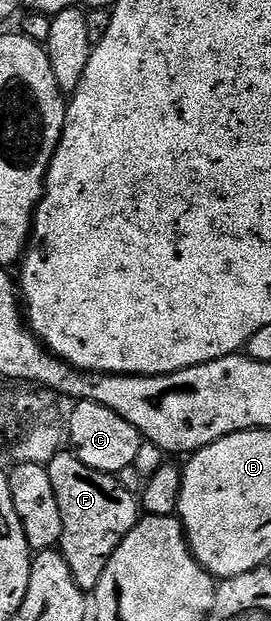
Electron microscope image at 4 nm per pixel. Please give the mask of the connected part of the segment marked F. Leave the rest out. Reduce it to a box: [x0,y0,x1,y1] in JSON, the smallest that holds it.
[46,451,142,591]

